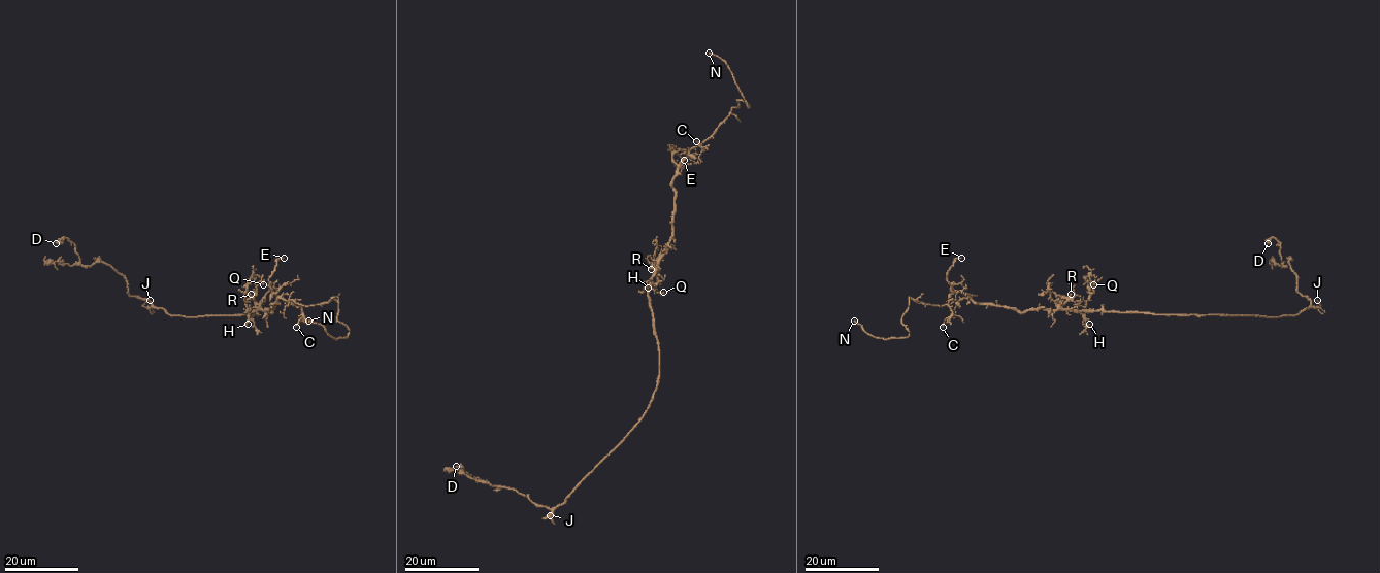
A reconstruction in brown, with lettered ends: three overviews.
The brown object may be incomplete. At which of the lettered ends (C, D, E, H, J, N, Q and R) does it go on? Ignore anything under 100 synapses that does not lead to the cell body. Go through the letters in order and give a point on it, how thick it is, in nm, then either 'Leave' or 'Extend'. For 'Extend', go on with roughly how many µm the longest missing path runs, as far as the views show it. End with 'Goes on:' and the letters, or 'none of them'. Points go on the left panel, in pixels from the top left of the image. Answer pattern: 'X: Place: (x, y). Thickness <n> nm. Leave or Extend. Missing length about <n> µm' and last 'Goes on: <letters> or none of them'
C: Place: (296, 327). Thickness 100 nm. Leave
D: Place: (56, 243). Thickness 400 nm. Leave
E: Place: (284, 258). Thickness 150 nm. Leave
H: Place: (248, 324). Thickness 80 nm. Leave
J: Place: (150, 300). Thickness 170 nm. Leave
N: Place: (308, 321). Thickness 200 nm. Extend. Missing length about 15 µm
Q: Place: (263, 284). Thickness 110 nm. Leave
R: Place: (251, 294). Thickness 150 nm. Leave
Goes on: N

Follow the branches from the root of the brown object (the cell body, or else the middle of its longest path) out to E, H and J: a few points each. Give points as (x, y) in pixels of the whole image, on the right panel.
E: (1119, 312), (1043, 308), (1017, 312), (974, 303), (956, 292), (947, 280), (953, 262), (961, 258)
H: (1119, 312), (1083, 310), (1083, 323), (1089, 324)
J: (1119, 312), (1282, 316), (1295, 315), (1305, 308), (1318, 308), (1320, 305), (1317, 300)

